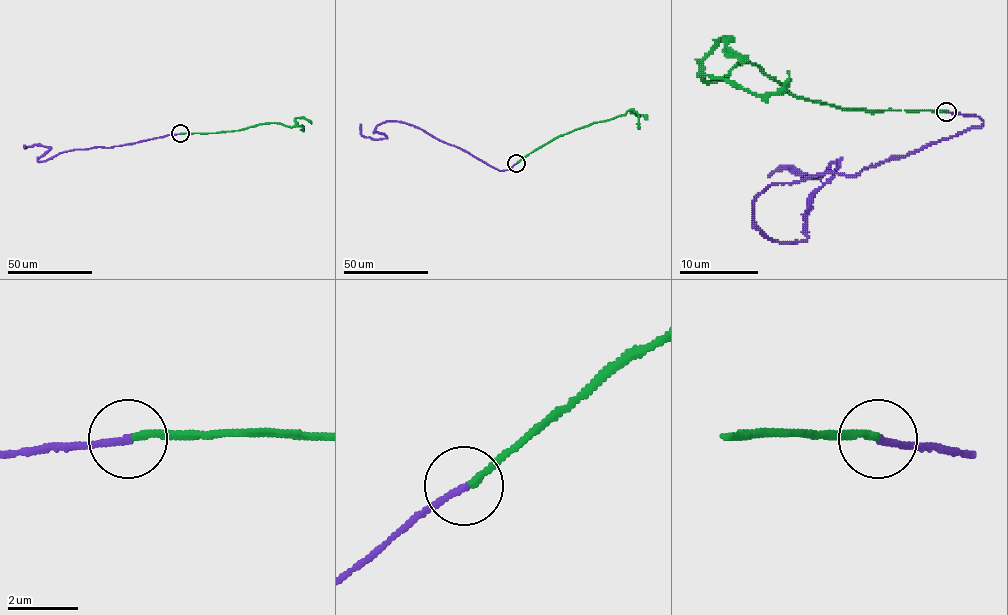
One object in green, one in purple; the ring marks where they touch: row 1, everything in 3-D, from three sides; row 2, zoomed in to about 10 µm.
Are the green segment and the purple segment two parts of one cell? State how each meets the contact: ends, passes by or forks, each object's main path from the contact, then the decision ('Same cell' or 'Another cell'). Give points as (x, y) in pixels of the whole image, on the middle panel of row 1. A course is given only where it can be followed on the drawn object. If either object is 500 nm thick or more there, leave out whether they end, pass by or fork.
At the ring green ends. At the ring purple ends. Course of green: (517, 163), (557, 137), (611, 120), (629, 110), (647, 118). Course of purple: (517, 163), (500, 171), (401, 122), (379, 124), (373, 132), (385, 138), (373, 139), (361, 134), (360, 124). Same cell

